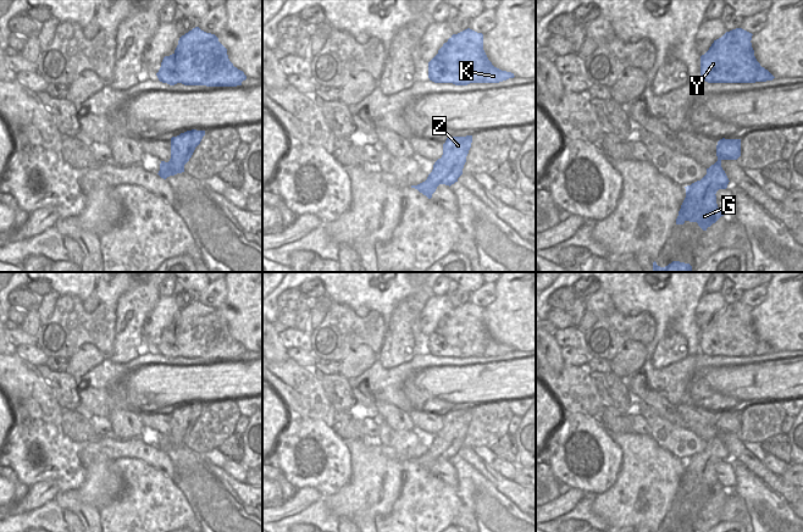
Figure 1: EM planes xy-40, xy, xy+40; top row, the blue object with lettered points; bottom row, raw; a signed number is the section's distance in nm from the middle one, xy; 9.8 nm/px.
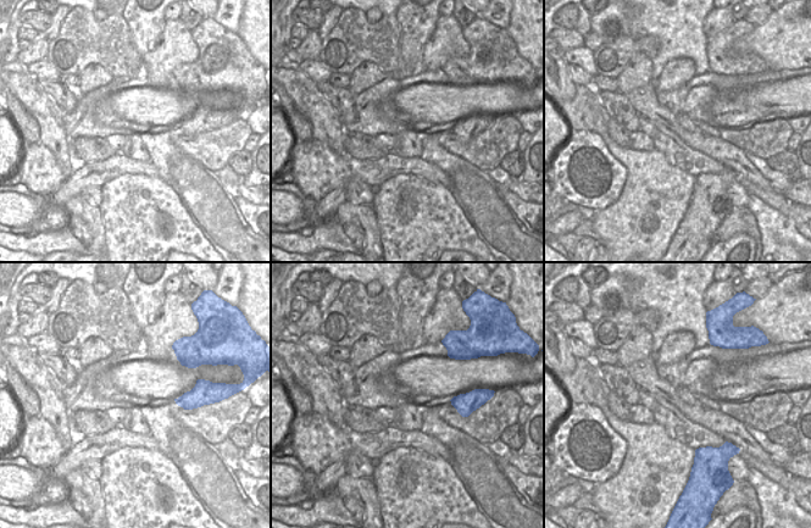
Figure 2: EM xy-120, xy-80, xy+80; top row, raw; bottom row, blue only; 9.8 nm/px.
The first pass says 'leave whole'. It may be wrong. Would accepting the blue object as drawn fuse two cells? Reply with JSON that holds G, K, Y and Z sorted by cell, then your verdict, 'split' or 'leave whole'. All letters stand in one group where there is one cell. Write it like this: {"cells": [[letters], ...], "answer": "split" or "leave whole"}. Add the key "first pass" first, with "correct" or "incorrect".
{"first pass": "correct", "cells": [["G", "K", "Y", "Z"]], "answer": "leave whole"}

